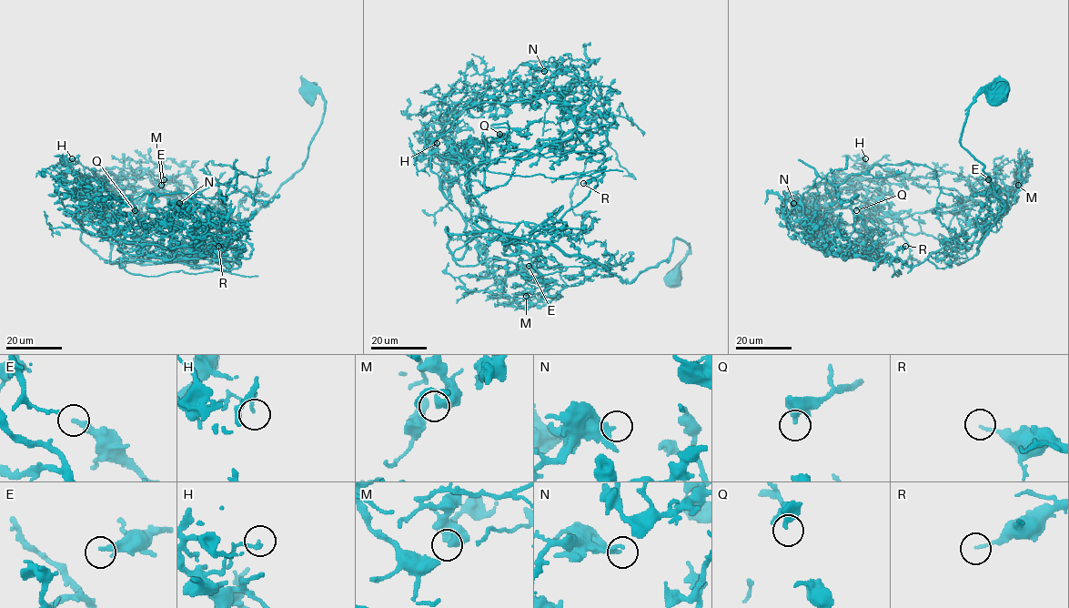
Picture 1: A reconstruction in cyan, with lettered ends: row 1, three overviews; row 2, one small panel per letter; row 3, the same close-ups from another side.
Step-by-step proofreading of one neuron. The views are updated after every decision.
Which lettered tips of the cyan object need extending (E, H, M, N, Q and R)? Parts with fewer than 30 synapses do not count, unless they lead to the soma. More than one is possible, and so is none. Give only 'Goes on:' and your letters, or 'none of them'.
Goes on: none of them

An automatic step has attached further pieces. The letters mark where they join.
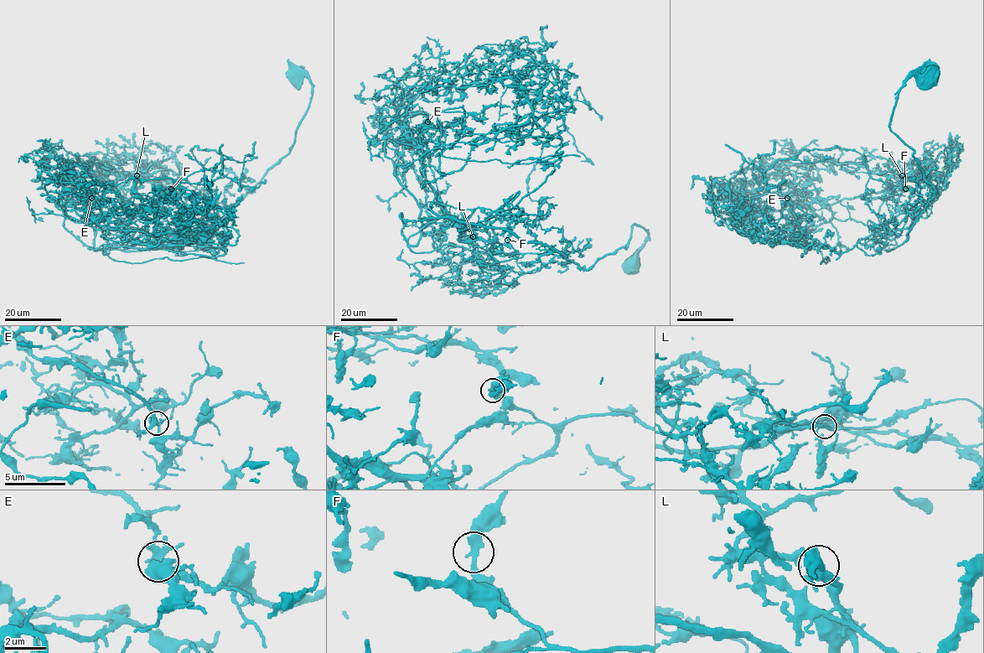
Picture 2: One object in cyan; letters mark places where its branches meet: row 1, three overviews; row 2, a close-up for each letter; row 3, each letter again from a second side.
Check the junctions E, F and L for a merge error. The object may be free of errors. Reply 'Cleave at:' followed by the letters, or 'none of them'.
Cleave at: none of them

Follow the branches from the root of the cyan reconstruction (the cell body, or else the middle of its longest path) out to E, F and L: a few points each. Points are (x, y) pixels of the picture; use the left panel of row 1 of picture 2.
E: (296, 75), (292, 147), (209, 229), (95, 250), (89, 218), (149, 240), (96, 225), (91, 198)
F: (296, 75), (312, 98), (293, 146), (226, 216), (164, 249), (94, 248), (103, 220), (159, 240), (171, 189)
L: (296, 75), (312, 98), (292, 147), (209, 229), (123, 251), (64, 227), (67, 189), (136, 175)

